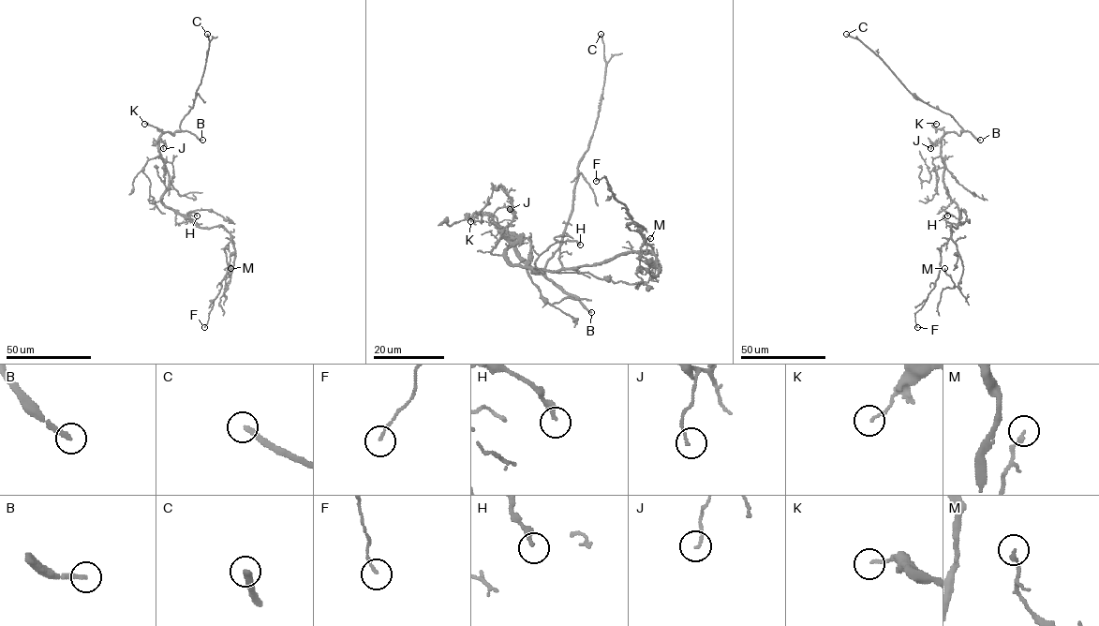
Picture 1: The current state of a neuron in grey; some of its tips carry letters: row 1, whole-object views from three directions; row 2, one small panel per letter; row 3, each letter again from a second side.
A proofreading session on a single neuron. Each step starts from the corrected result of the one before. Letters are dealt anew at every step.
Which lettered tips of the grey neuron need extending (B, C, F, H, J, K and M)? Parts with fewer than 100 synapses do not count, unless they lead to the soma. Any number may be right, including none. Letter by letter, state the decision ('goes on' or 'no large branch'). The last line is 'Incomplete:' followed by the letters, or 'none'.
B: goes on
C: goes on
F: no large branch
H: no large branch
J: no large branch
K: no large branch
M: no large branch
Incomplete: B, C

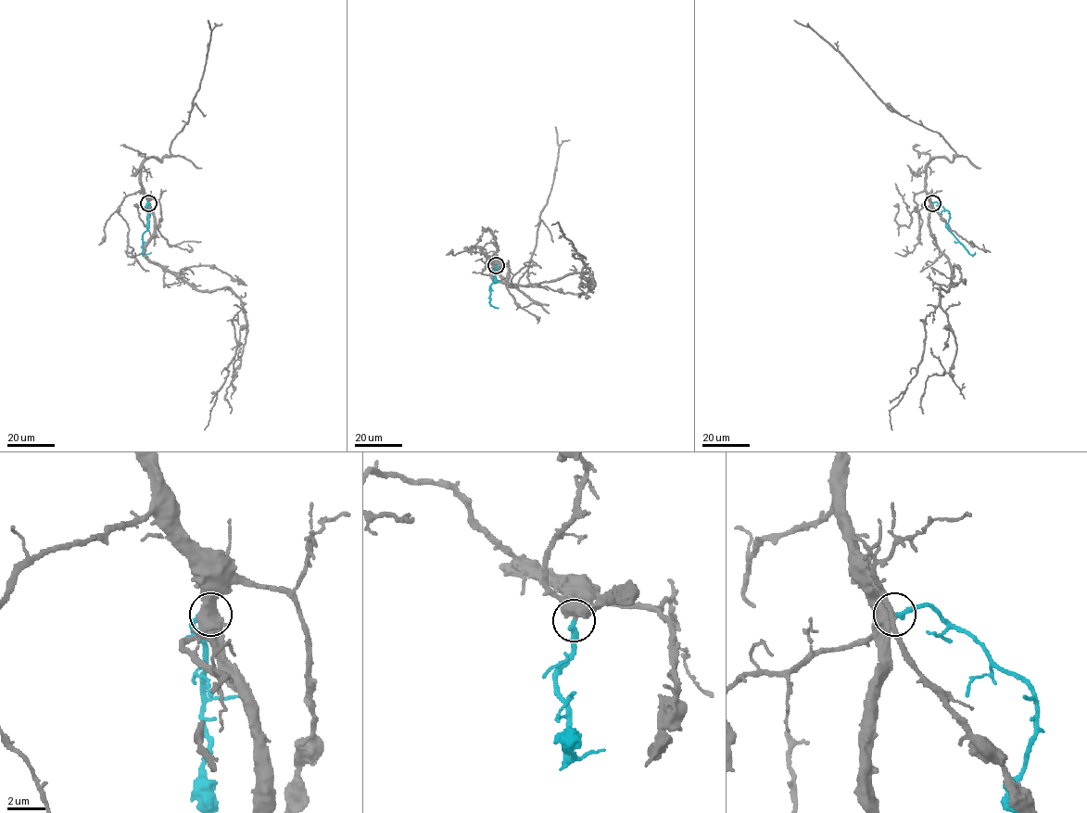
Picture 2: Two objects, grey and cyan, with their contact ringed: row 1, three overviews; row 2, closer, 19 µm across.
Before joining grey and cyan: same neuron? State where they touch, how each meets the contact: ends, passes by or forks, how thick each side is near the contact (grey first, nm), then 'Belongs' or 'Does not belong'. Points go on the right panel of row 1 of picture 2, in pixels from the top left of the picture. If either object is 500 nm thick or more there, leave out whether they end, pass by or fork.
Place: (932, 203). Thickness 650 nm (grey) against 280 nm. Belongs

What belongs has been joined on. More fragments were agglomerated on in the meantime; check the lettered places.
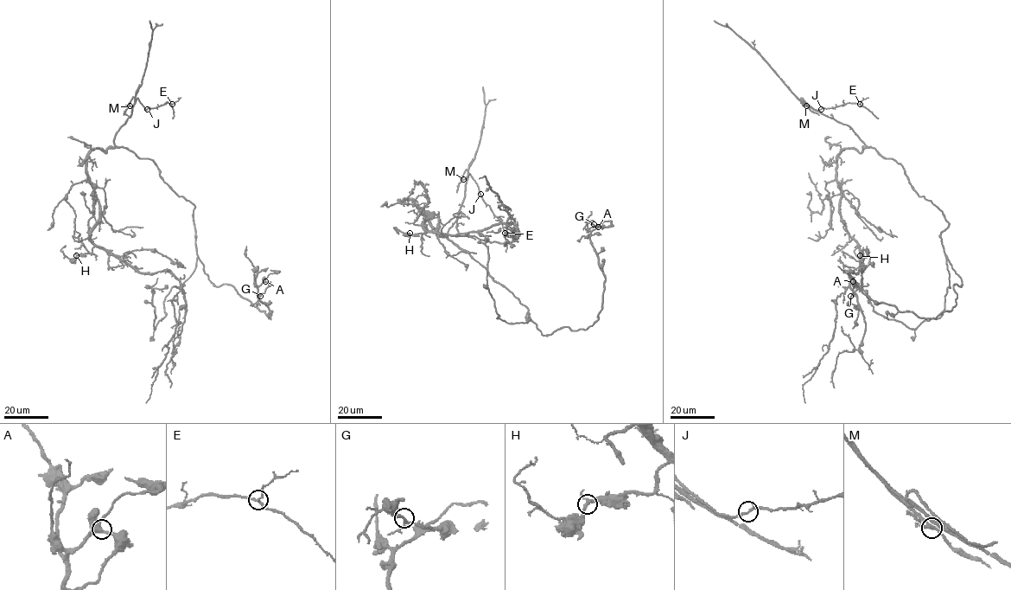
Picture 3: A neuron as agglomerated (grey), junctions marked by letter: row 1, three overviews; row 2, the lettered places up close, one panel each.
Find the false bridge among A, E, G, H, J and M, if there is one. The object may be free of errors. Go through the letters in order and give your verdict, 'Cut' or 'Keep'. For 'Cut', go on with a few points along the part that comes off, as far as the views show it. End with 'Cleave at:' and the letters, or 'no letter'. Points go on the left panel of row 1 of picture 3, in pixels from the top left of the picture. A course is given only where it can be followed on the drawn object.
A: Keep
E: Keep
G: Keep
H: Keep
J: Keep
M: Cut. Course of the part to remove: (130, 106), (139, 85)
Cleave at: M

